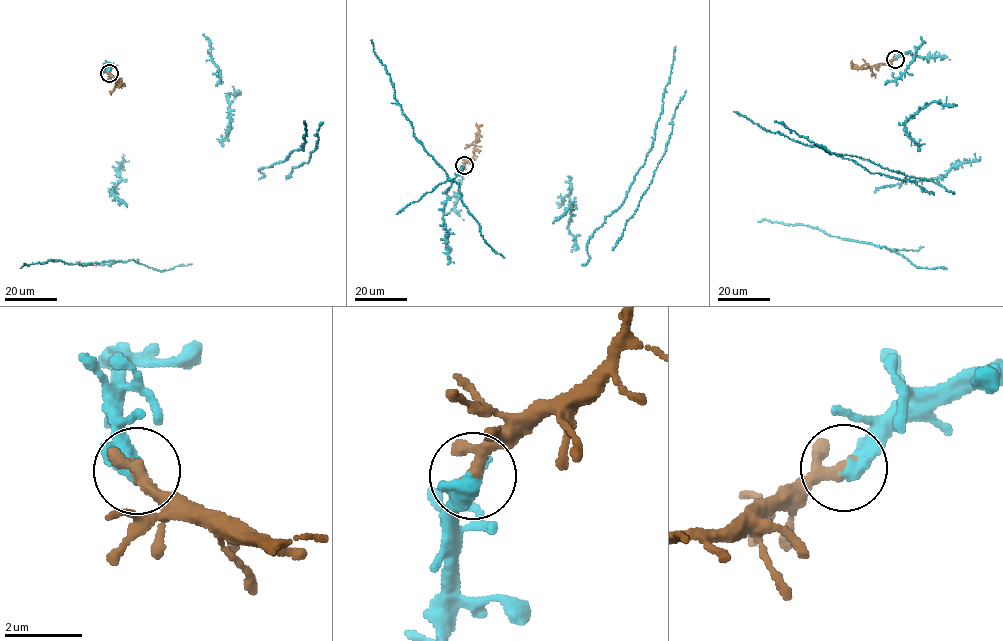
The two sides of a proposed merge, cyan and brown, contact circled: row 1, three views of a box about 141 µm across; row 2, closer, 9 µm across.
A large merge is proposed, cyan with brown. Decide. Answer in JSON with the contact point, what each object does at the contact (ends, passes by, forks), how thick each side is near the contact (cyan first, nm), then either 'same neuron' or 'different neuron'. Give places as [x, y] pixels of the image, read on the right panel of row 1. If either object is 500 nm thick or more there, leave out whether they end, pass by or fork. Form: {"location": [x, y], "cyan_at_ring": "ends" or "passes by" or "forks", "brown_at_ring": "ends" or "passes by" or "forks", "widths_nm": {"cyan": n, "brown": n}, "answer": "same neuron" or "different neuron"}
{"location": [895, 59], "cyan_at_ring": "ends", "brown_at_ring": "passes by", "widths_nm": {"cyan": 480, "brown": 280}, "answer": "same neuron"}

